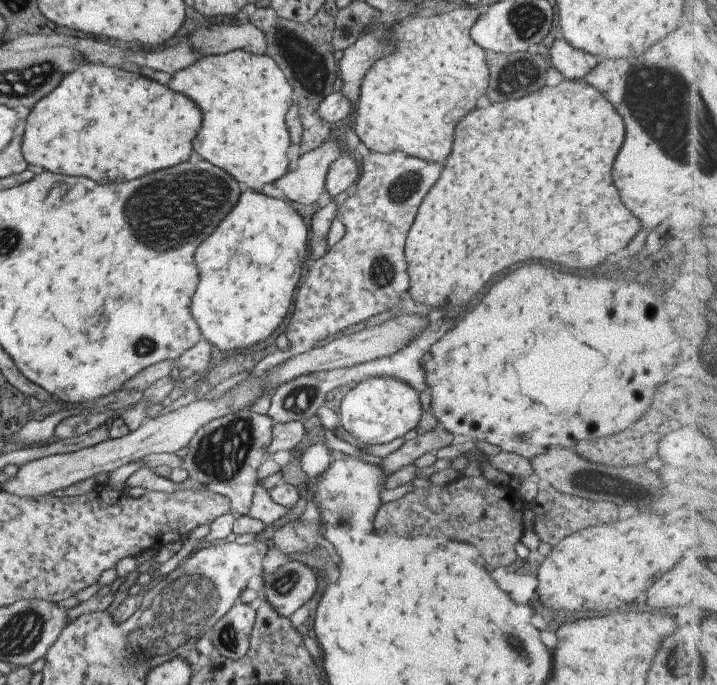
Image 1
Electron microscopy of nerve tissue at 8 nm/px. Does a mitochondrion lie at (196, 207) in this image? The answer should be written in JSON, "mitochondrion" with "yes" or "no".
{"mitochondrion":"yes"}

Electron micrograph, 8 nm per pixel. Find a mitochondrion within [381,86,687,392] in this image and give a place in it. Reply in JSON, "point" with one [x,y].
{"point":[401,188]}

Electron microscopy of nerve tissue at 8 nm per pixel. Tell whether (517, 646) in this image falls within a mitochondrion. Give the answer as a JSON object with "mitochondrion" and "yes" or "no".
{"mitochondrion":"yes"}

